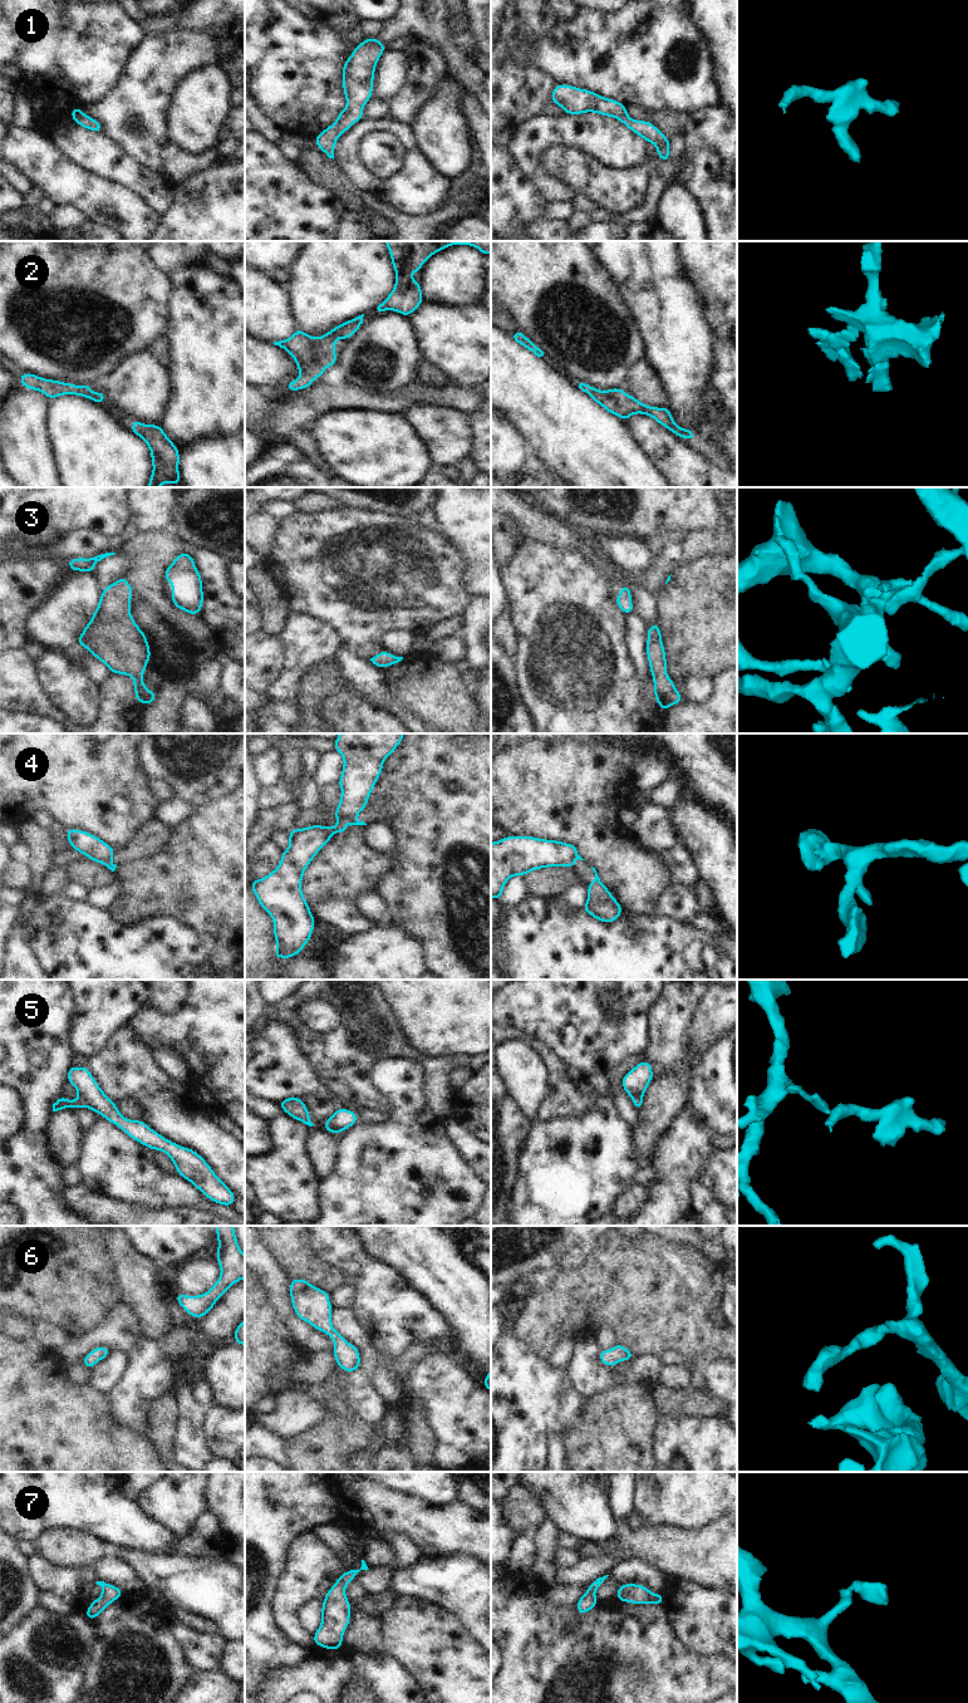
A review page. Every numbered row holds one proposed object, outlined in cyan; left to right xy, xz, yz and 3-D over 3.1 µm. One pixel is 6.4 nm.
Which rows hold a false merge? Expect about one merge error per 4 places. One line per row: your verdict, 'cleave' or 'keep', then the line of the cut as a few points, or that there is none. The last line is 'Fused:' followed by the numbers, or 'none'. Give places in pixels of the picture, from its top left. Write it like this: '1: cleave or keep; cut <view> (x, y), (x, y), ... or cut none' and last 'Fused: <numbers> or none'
1: keep; cut none
2: keep; cut none
3: keep; cut none
4: cleave; cut xy (111, 855), (103, 864)
5: cleave; cut xy (79, 1095), (88, 1107)
6: keep; cut none
7: keep; cut none
Fused: 4, 5

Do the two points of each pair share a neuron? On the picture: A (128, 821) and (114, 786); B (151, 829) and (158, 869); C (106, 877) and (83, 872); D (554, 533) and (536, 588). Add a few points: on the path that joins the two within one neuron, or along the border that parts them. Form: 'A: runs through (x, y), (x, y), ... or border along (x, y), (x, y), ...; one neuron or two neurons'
A: runs through (119, 813), (114, 808), (114, 795); one neuron
B: border along (172, 829), (170, 839), (156, 853), (127, 862); two neurons
C: runs through (101, 877), (88, 873); one neuron
D: border along (525, 538), (579, 551); two neurons

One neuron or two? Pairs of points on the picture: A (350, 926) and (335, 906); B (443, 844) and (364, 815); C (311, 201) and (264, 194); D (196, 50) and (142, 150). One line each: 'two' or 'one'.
A: one
B: two
C: one
D: one

